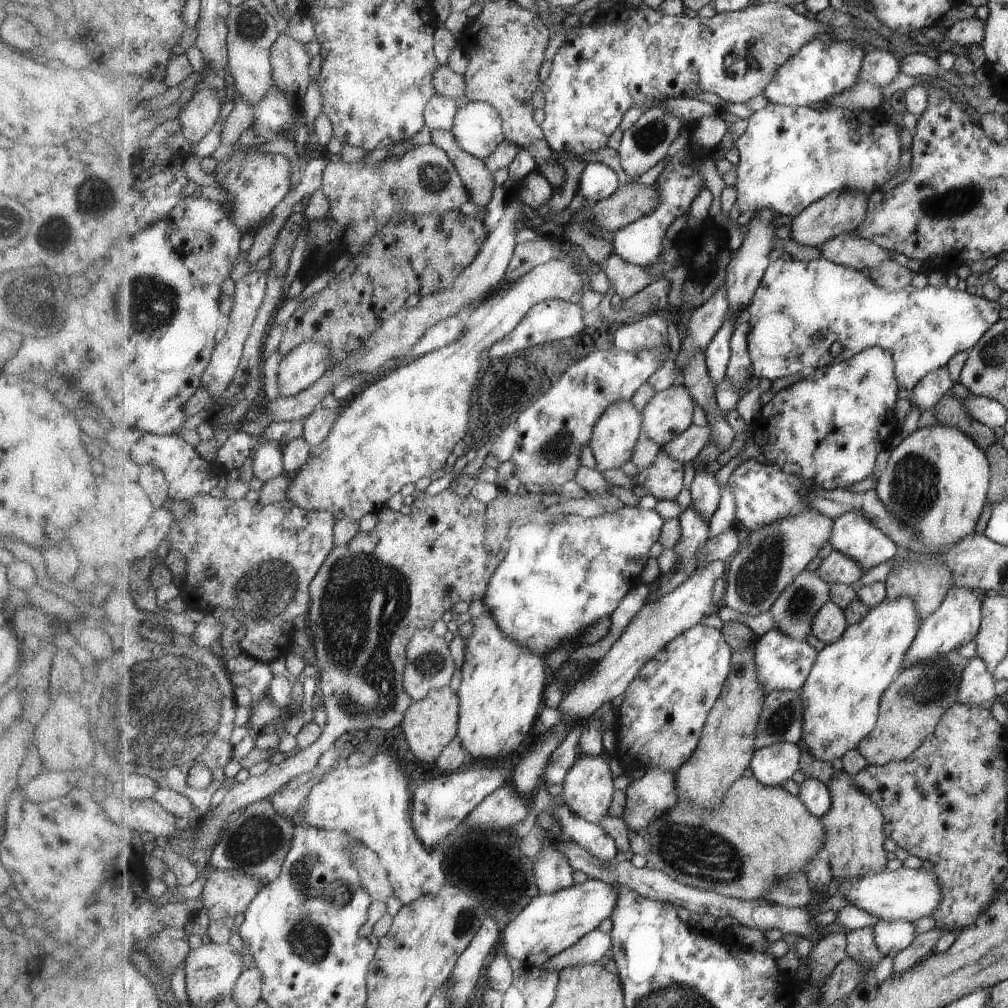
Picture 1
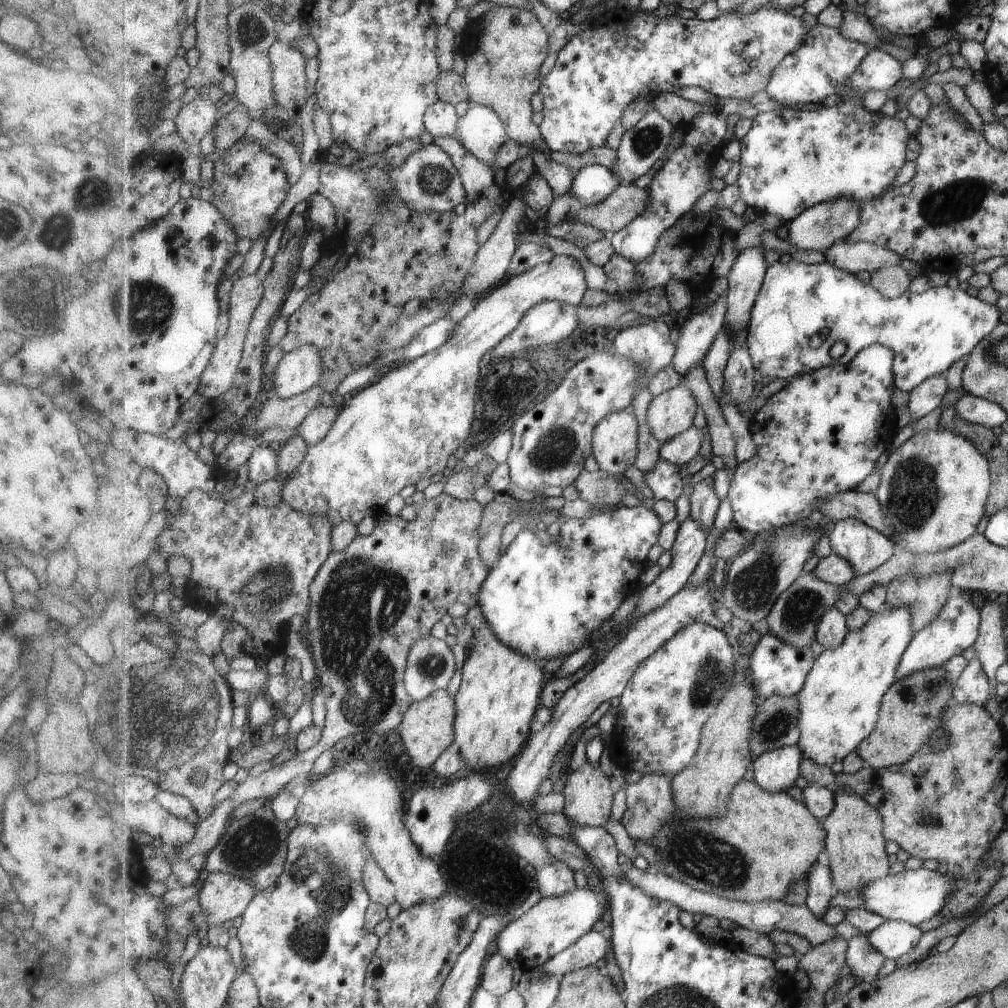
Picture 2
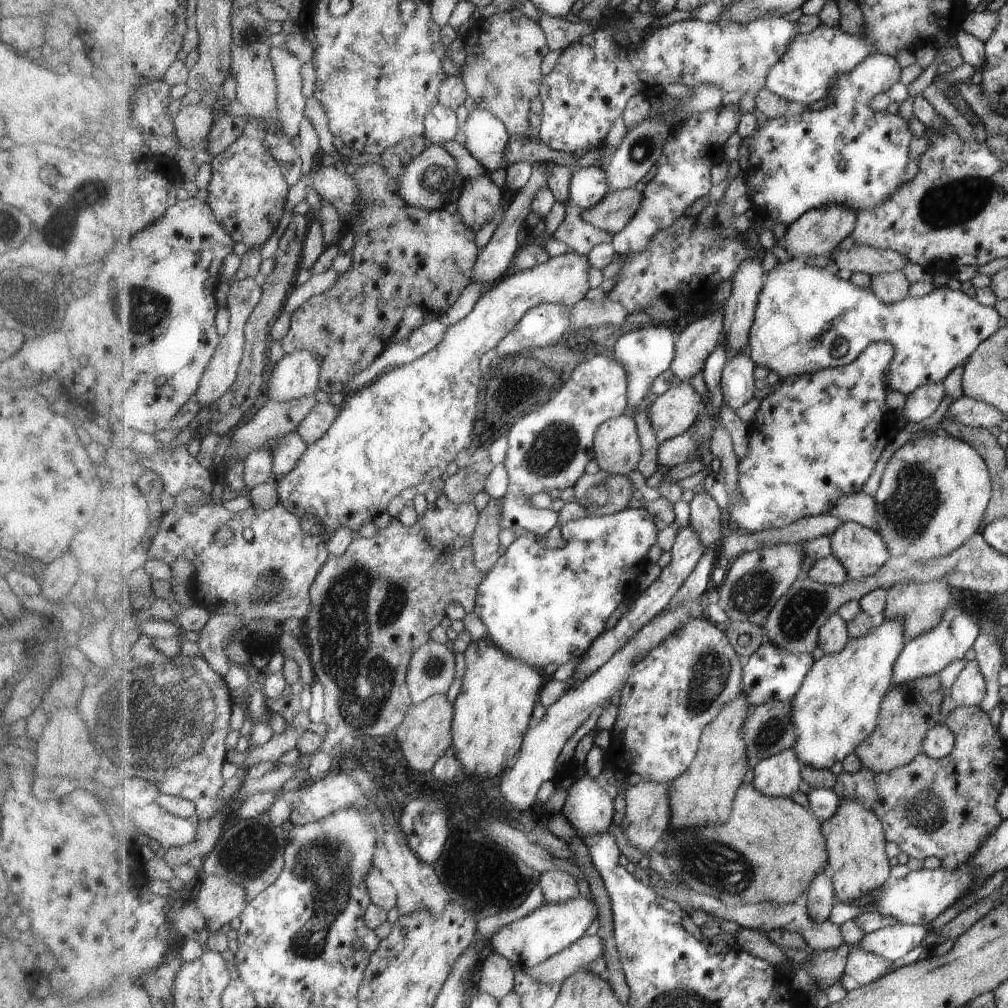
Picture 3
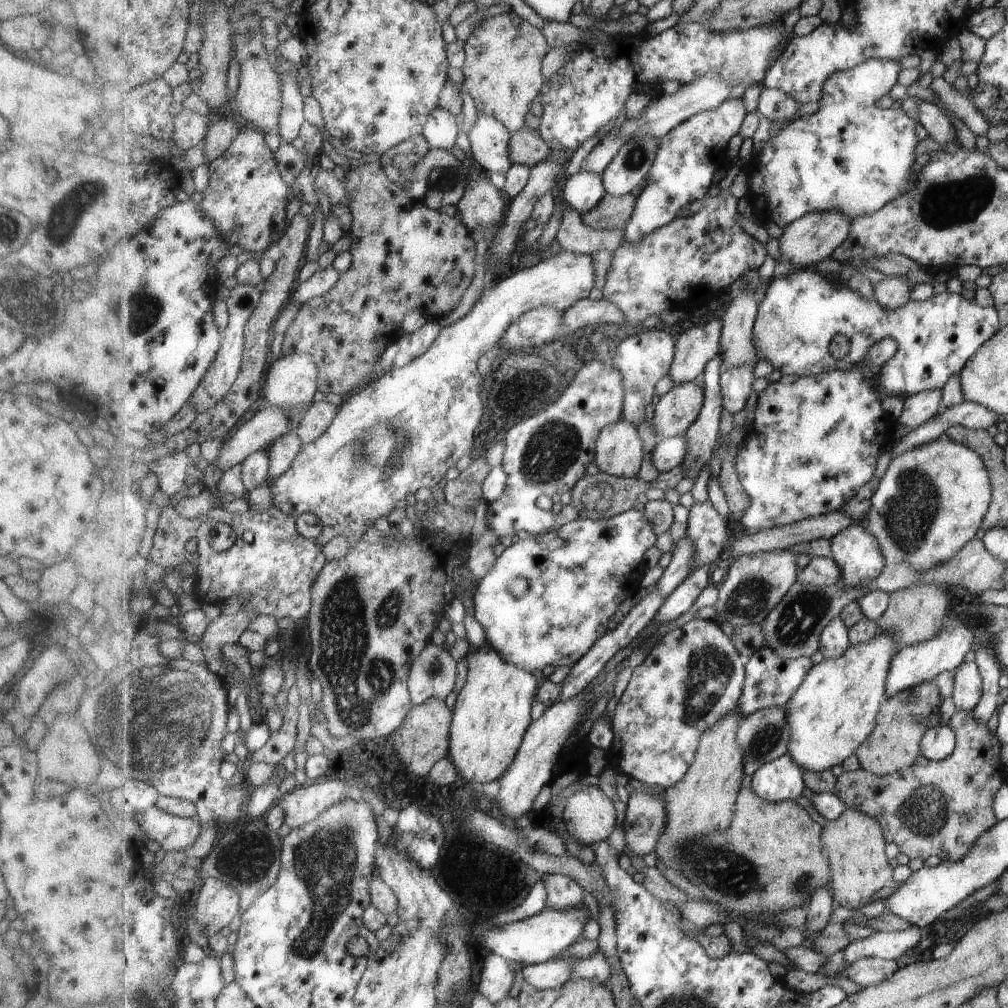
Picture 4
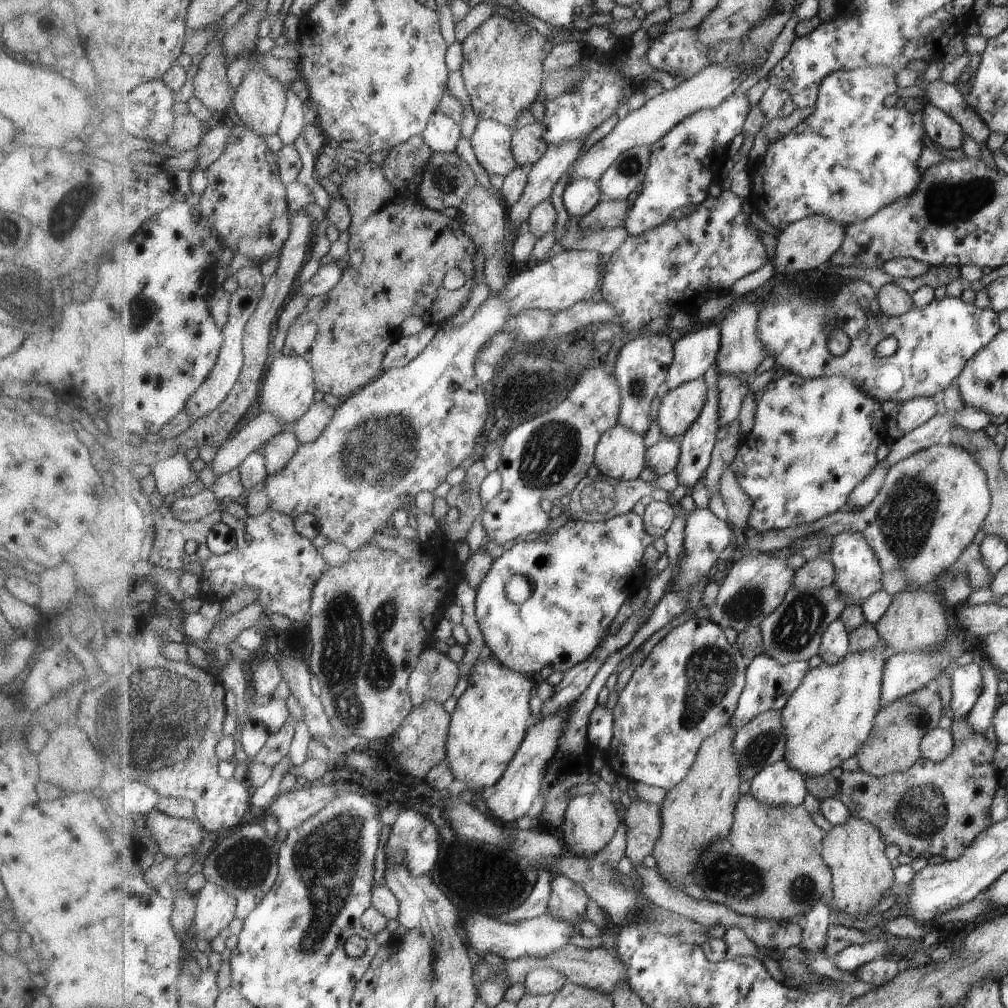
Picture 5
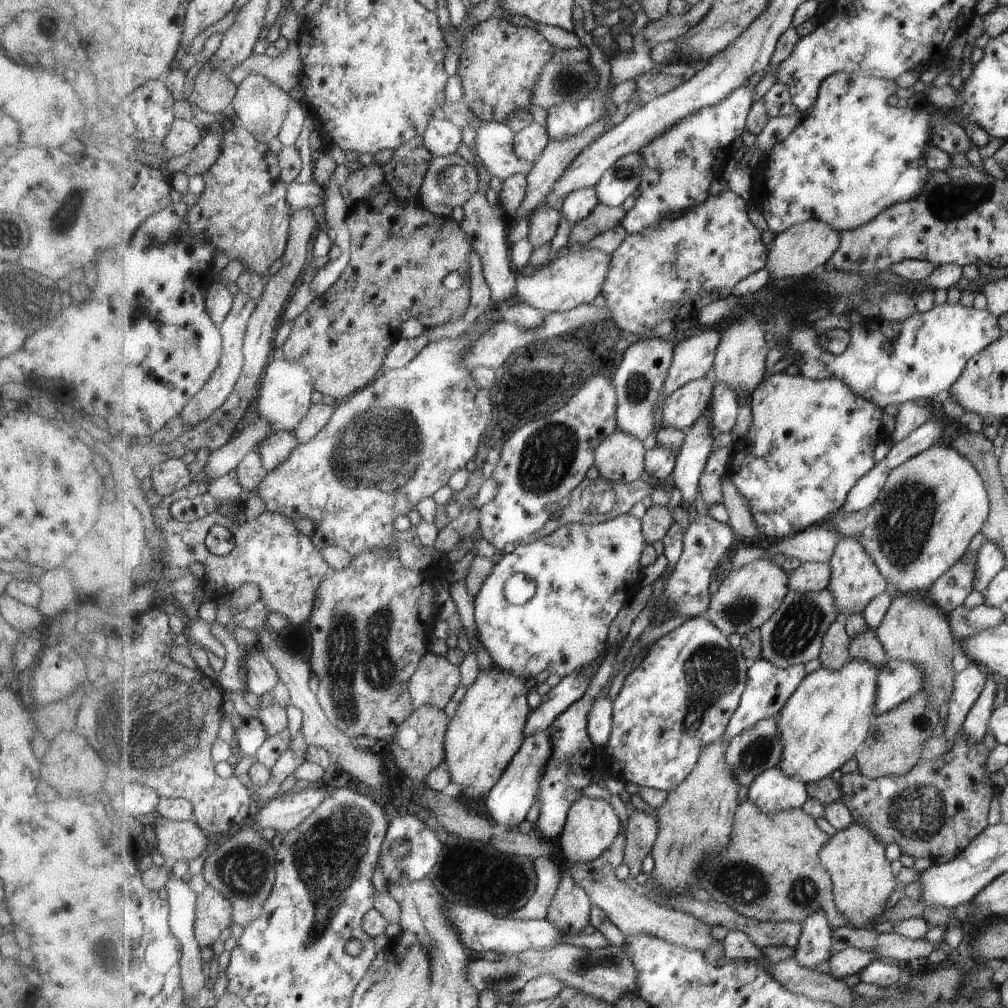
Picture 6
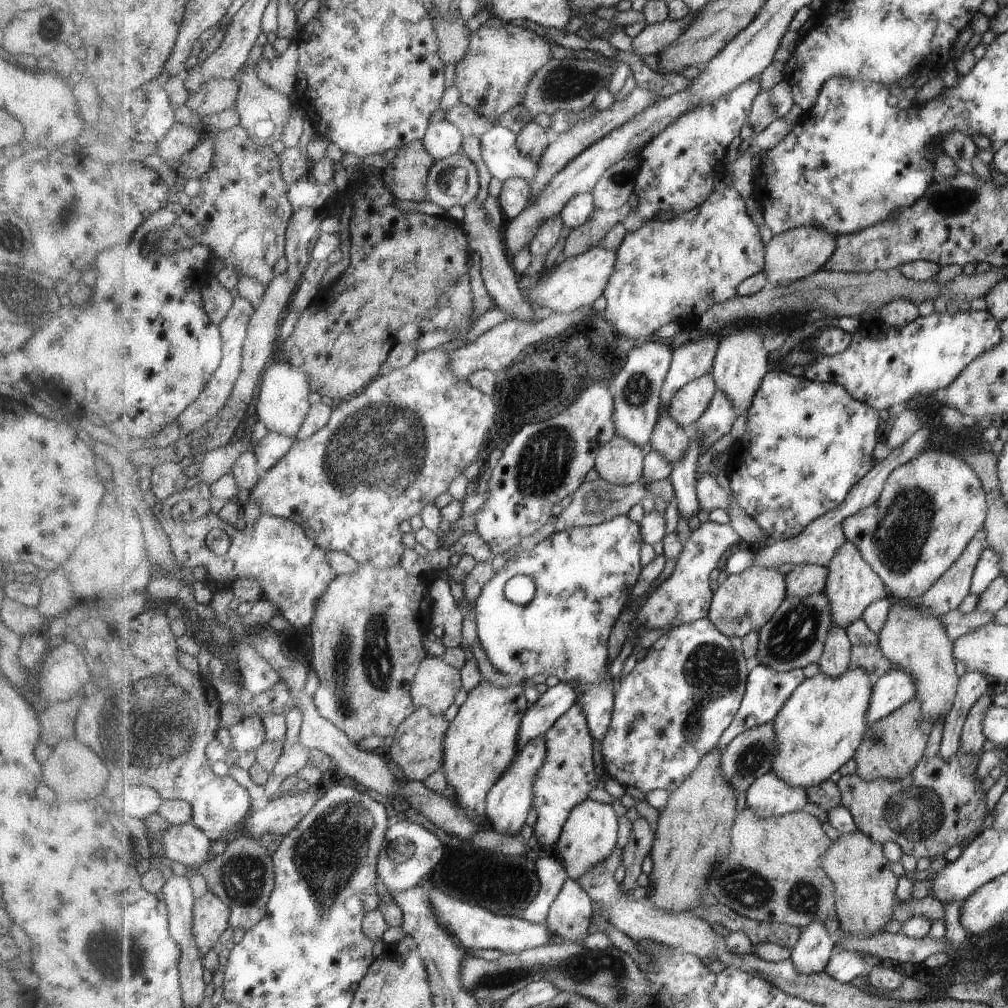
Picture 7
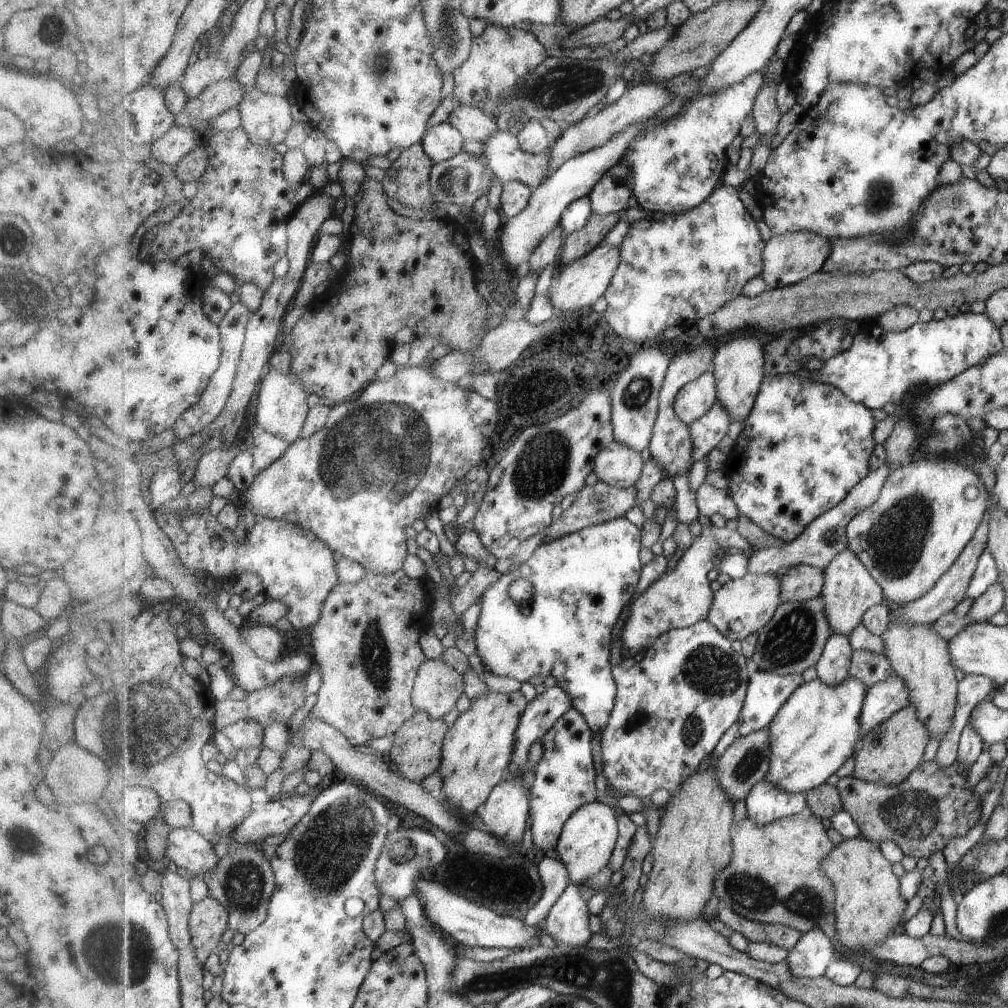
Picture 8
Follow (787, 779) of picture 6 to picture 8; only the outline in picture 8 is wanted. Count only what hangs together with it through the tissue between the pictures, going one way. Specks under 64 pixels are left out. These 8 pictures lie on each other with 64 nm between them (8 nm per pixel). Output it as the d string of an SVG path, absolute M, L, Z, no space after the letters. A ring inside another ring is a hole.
M767 778L757 782L757 786L751 790L746 800L748 817L759 826L771 824L786 816L801 814L807 807L806 793L785 792L775 784L771 784Z

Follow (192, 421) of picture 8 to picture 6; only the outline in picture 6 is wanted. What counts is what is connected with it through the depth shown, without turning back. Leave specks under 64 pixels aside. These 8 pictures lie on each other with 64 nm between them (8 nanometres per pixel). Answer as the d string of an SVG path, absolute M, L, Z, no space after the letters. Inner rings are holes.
M238 292L234 296L233 308L227 315L225 322L220 326L224 346L221 364L219 364L219 368L213 373L211 380L205 384L204 389L185 406L184 412L181 414L183 422L185 422L188 427L197 426L199 422L211 418L211 416L216 413L216 410L219 410L225 402L229 400L233 389L236 388L241 372L244 370L244 340L248 332L249 319L252 317L252 314L255 313L257 305L257 301L253 300L253 297L247 293Z

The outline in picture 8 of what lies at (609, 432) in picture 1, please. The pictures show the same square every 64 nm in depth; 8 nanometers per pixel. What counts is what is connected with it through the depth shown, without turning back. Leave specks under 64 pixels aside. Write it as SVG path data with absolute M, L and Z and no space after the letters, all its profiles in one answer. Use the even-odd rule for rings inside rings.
M613 441L596 458L597 479L601 483L627 490L636 486L644 470L645 460L641 452Z

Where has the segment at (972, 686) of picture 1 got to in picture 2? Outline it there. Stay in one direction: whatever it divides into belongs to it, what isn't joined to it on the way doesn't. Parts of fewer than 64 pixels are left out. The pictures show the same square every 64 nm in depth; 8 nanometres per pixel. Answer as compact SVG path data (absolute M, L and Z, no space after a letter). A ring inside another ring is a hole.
M972 658L953 683L953 701L961 704L984 705L993 696L991 680L983 670L983 663Z

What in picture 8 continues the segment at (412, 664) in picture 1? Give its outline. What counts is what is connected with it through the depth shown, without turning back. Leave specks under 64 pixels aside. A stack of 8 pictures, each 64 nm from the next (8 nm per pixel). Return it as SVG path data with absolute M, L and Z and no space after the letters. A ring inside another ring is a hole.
M427 659L419 669L412 692L412 701L418 711L441 720L456 708L457 700L465 693L465 678L460 671L443 659Z

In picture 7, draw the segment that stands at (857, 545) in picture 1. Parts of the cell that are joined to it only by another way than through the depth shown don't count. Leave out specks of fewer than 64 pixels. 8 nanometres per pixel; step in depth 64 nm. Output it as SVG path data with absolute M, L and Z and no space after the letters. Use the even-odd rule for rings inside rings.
M849 539L839 548L839 552L828 567L829 576L824 593L831 602L833 626L839 626L839 628L853 626L853 622L857 622L875 601L889 596L883 580L877 576L877 571L873 570L870 562L865 562L861 549L857 548L853 542L849 542Z

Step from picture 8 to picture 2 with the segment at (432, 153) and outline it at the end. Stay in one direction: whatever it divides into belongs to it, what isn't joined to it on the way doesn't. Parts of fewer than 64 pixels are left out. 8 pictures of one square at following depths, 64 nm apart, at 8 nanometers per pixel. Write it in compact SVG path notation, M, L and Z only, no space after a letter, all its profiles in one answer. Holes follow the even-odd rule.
M437 101L437 104L429 106L425 113L426 131L434 138L437 136L452 136L459 130L459 114L453 104Z

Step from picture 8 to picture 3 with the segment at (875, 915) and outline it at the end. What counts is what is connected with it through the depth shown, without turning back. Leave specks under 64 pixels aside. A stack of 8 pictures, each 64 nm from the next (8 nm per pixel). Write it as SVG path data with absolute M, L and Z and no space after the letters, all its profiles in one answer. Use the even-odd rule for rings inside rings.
M843 799L837 814L822 823L822 829L829 852L828 871L839 902L849 904L891 881L892 866L886 851L889 842L884 823L873 809L865 808L857 800Z

